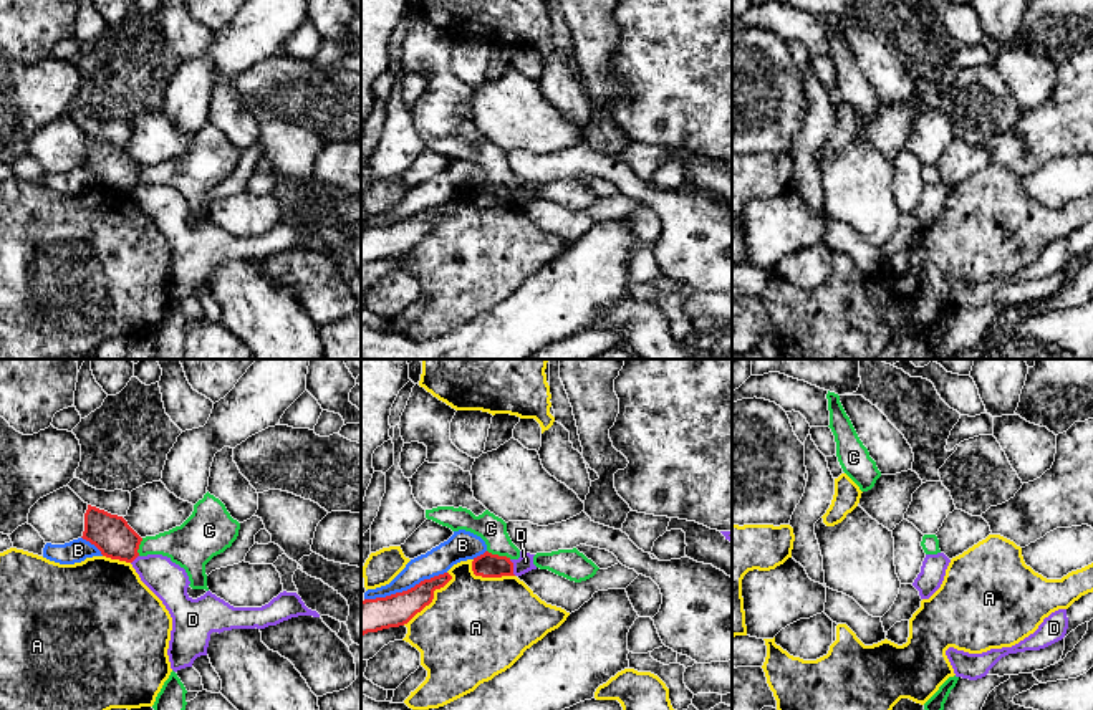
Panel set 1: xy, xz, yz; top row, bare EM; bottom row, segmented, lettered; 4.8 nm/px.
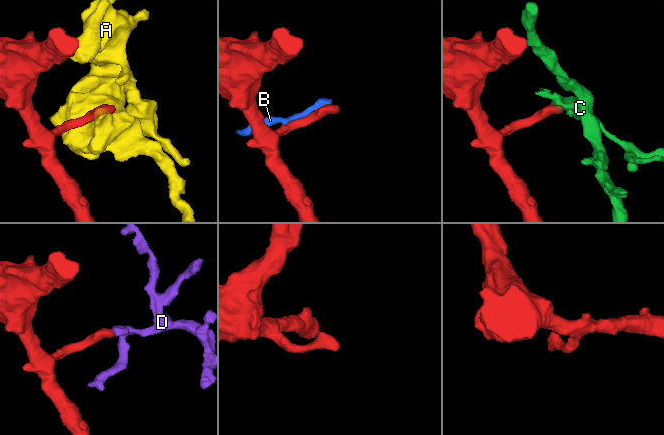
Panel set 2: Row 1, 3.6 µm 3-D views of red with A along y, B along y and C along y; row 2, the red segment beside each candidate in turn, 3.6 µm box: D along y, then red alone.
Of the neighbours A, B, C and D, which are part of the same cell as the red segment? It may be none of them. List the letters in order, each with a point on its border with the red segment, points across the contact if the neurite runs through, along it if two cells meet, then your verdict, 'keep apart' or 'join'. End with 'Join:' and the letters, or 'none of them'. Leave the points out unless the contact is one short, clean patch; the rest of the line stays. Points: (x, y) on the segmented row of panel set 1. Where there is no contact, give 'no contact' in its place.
A: xz (433, 598) | keep apart
B: xz (404, 591) | keep apart
C: xz (497, 555) | keep apart
D: xz (512, 568) | along xz (509, 560), (515, 575) | keep apart
Join: none of them

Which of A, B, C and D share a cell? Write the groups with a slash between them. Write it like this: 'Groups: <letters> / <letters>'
Groups: A / B / C / D

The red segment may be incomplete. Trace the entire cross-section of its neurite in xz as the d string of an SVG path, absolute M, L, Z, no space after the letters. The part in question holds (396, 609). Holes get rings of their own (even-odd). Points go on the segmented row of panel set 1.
M444 573L407 591L361 601L361 636L407 624L432 602L434 591L444 588L450 579L452 576Z

